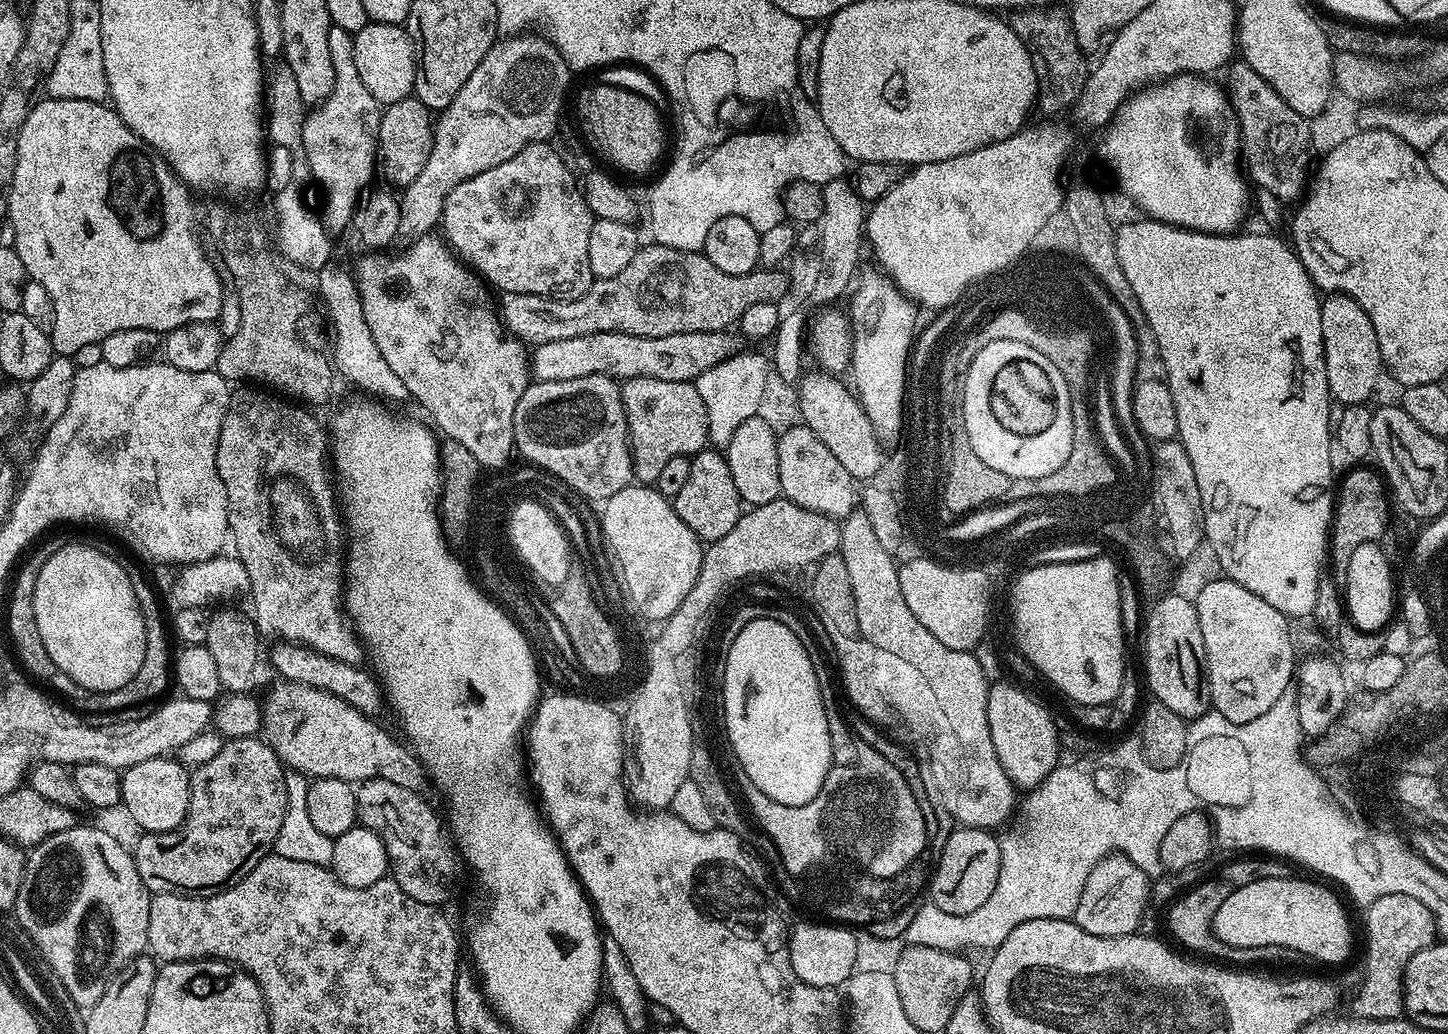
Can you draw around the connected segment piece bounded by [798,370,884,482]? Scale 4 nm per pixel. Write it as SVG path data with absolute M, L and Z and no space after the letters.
M823 370L815 371L801 375L798 381L798 411L804 415L801 416L803 423L814 430L814 434L818 434L818 438L822 438L826 446L830 446L830 454L838 458L840 465L846 469L846 474L850 474L857 482L864 482L867 475L876 471L884 448L881 447L874 426L864 413L855 391L847 383L844 385L840 381L843 379L837 375Z

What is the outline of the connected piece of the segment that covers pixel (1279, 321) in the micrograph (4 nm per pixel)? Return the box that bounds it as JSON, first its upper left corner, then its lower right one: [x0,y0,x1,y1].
[1116,218,1334,618]

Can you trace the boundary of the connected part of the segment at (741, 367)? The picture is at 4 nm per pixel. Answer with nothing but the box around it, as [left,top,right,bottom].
[694,350,770,450]

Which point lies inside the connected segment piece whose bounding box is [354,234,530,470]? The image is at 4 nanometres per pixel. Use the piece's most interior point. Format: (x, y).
(455, 357)

